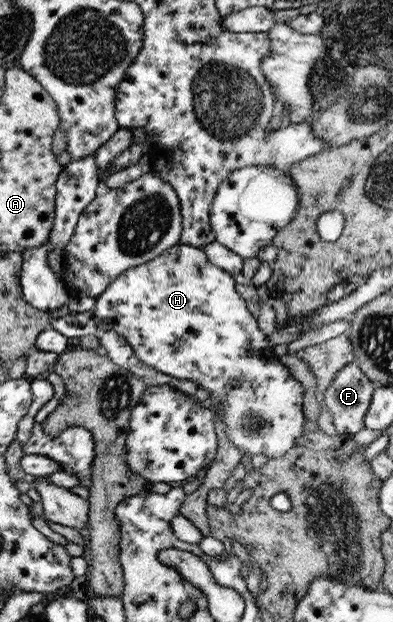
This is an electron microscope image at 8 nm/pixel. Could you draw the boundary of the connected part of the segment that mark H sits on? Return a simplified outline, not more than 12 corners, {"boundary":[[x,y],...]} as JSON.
{"boundary":[[202,248],[127,269],[93,311],[281,457],[305,389]]}

